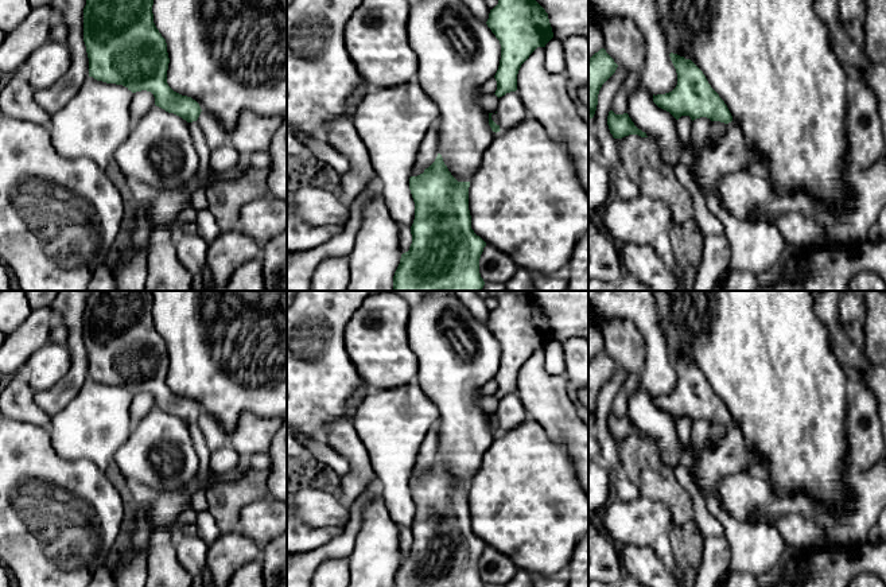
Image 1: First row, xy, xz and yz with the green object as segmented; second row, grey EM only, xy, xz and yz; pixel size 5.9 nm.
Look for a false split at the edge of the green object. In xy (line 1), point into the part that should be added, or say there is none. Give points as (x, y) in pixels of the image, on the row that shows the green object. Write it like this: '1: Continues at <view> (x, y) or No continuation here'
1: Continues at xy (199, 201)

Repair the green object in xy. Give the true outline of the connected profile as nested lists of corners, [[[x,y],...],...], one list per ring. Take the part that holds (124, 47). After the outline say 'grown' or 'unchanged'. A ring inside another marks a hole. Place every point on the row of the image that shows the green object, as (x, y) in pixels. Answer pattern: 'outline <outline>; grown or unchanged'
outline [[[86,0],[83,8],[83,42],[89,58],[89,77],[106,83],[123,85],[132,93],[151,92],[156,106],[189,123],[190,136],[199,158],[195,175],[198,188],[191,201],[191,206],[198,213],[209,209],[203,184],[210,172],[211,148],[197,121],[202,112],[199,104],[191,97],[174,92],[167,83],[170,63],[167,43],[154,23],[152,5],[154,0]]]; grown

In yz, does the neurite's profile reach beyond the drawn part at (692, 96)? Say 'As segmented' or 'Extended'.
Extended

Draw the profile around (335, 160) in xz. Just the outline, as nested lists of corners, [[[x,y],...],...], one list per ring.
[[[296,133],[296,137],[307,147],[310,155],[323,160],[327,167],[345,175],[350,170],[350,163],[345,155],[337,151],[325,139],[310,136],[306,133]]]

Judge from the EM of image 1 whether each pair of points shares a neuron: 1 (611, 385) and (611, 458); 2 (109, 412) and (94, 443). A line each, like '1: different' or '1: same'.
1: same
2: same

